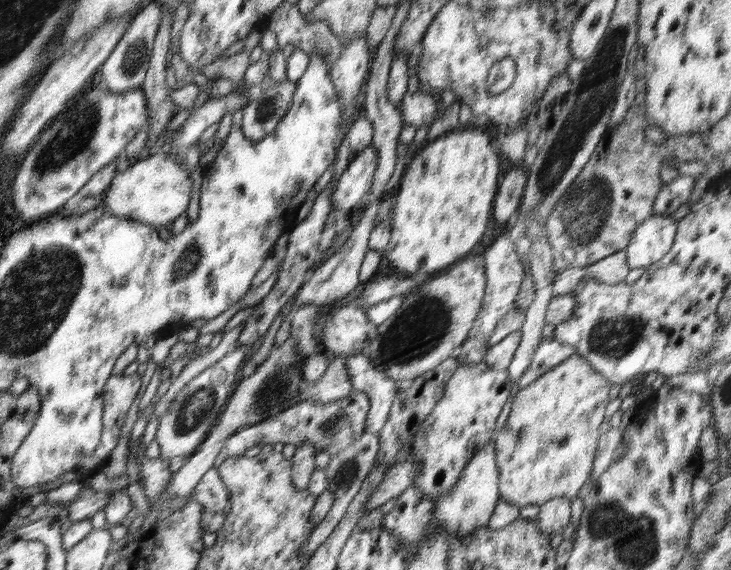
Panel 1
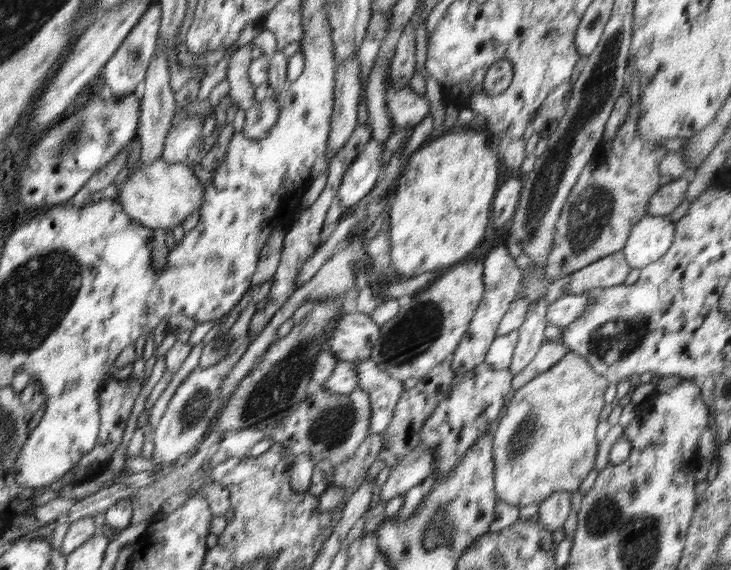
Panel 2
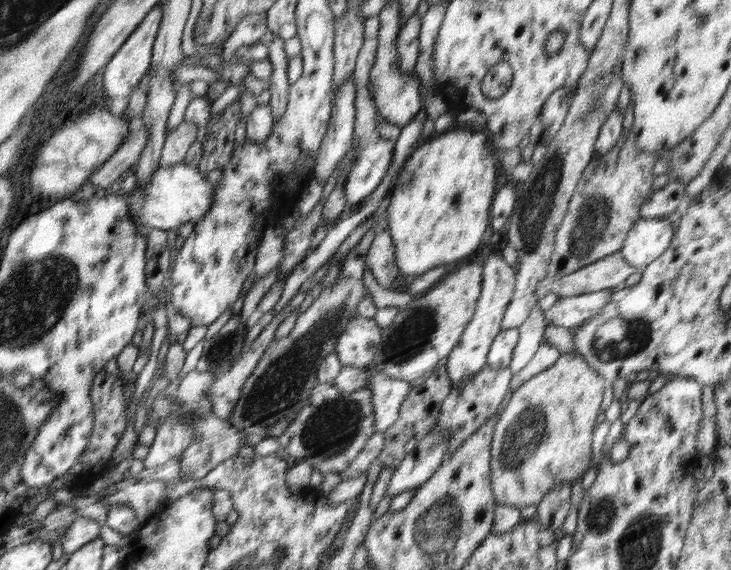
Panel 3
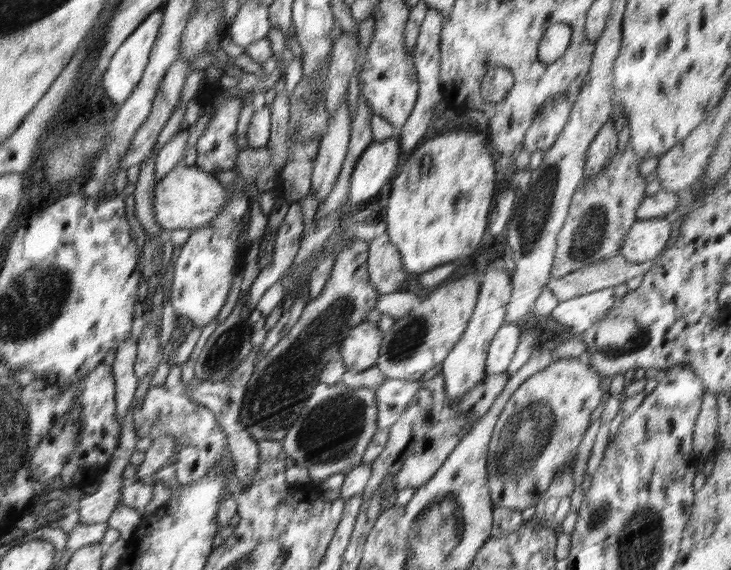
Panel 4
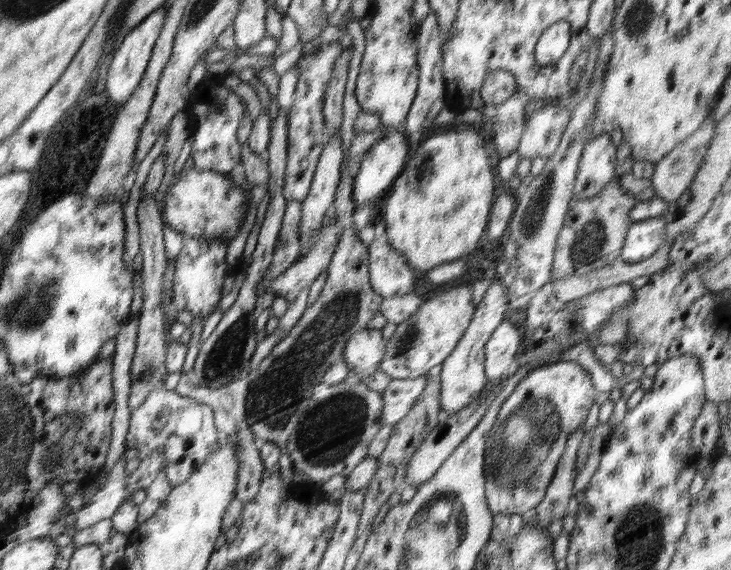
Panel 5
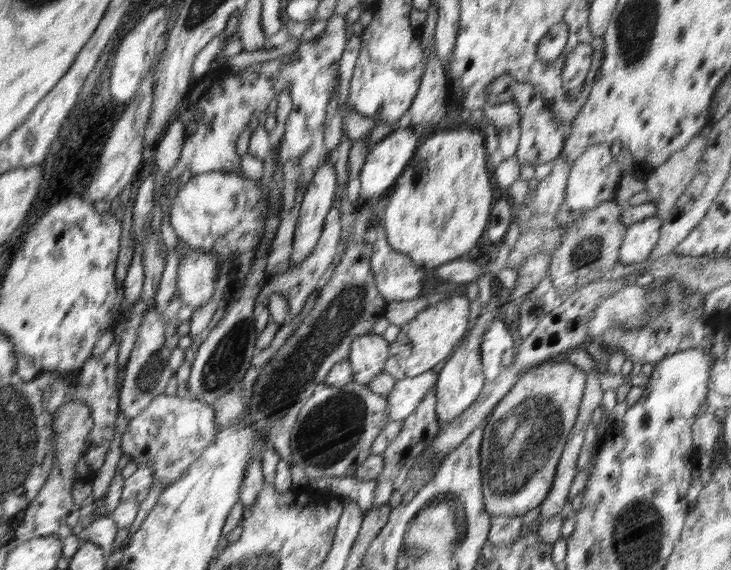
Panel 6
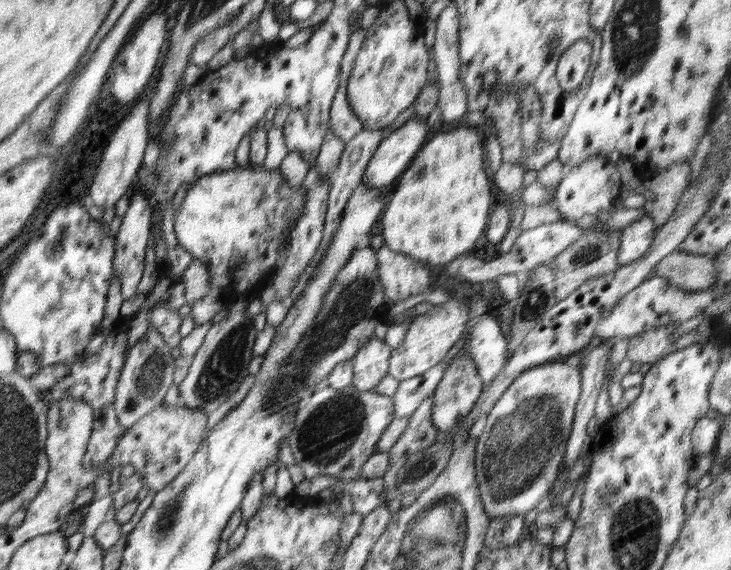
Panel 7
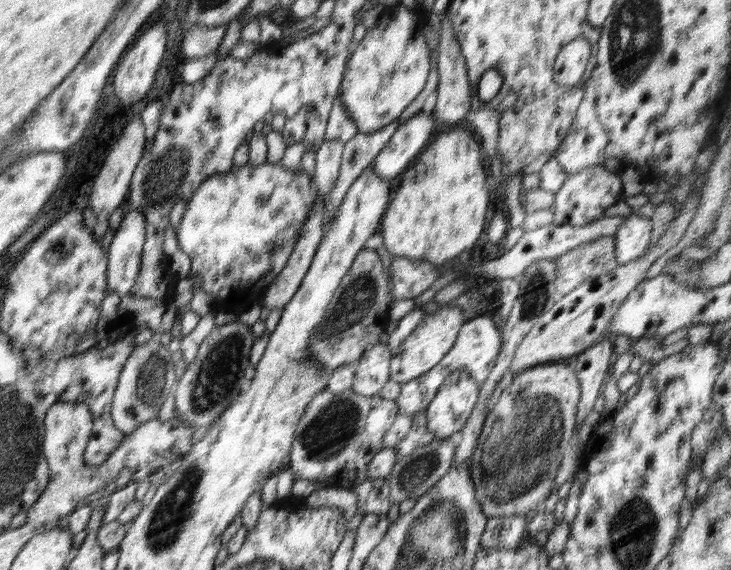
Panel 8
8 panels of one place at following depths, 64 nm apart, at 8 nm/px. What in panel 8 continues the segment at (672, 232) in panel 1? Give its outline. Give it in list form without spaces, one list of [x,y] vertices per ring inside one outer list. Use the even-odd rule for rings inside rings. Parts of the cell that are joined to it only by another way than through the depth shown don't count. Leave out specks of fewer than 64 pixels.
[[[633,213],[615,230],[615,259],[618,265],[626,264],[645,254],[651,237],[651,218]]]

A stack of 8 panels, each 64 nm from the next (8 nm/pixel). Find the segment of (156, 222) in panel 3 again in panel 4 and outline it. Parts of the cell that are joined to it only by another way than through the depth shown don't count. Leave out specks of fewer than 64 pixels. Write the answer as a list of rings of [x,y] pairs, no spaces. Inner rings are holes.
[[[178,164],[155,183],[154,214],[163,229],[183,231],[188,228],[194,231],[204,228],[218,217],[226,202],[227,188],[224,188],[213,173],[196,166]]]

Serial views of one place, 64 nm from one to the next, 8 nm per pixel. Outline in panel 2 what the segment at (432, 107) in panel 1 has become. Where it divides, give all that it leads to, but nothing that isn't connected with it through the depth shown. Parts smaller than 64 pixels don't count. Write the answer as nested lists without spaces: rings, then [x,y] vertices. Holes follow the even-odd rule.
[[[388,81],[385,101],[387,113],[395,126],[416,127],[427,114],[430,114],[428,98],[414,93],[409,84],[395,89],[390,87]]]

